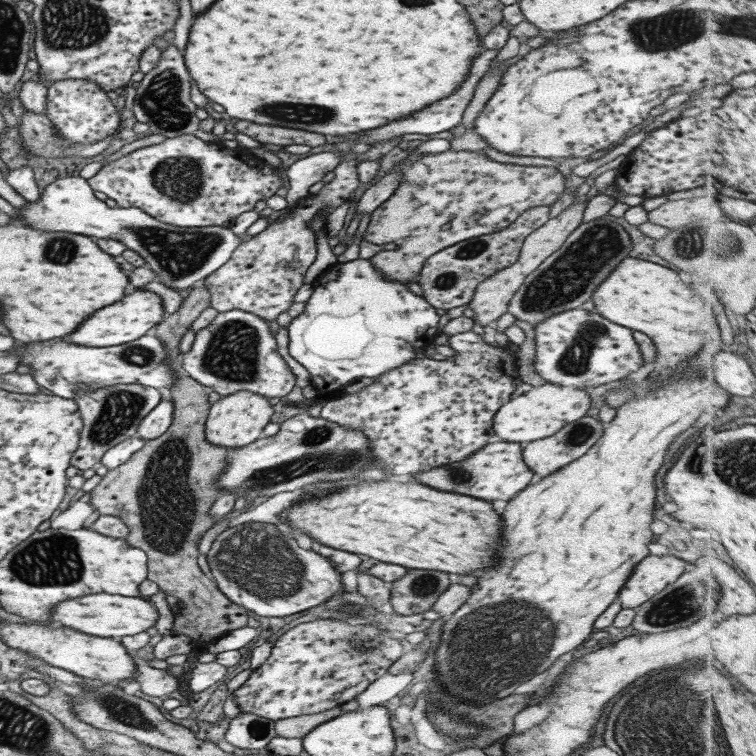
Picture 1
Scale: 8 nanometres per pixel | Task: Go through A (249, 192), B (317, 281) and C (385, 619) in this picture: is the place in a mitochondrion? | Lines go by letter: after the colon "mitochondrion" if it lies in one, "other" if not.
A: other
B: other
C: other

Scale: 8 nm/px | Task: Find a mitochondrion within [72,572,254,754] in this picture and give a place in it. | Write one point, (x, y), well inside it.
(131, 716)

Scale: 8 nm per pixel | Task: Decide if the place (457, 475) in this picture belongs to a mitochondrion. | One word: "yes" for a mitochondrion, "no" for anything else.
yes

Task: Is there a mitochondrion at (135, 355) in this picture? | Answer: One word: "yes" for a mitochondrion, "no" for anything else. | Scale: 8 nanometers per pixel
yes

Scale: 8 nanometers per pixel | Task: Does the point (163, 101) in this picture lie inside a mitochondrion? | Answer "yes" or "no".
yes

